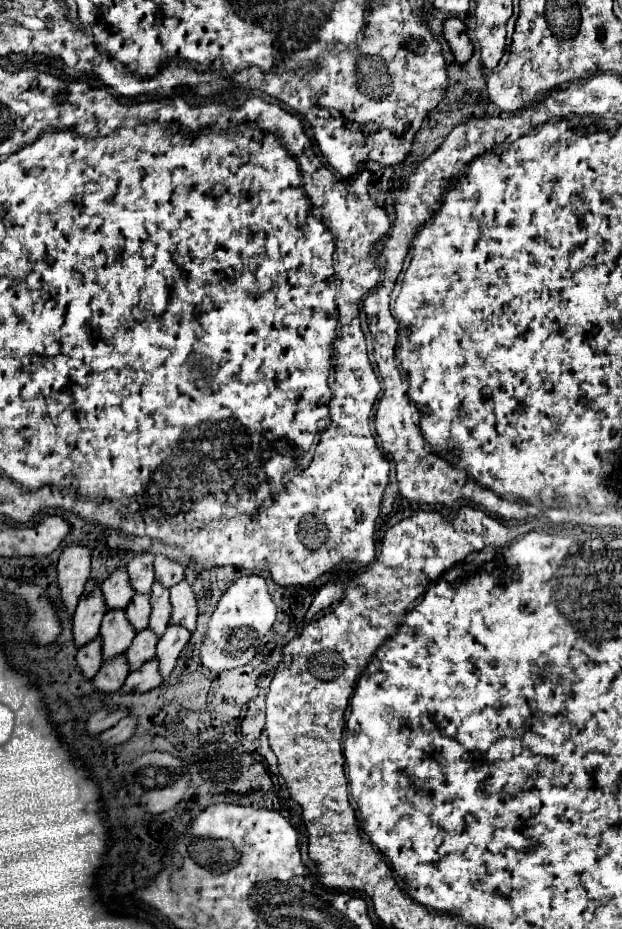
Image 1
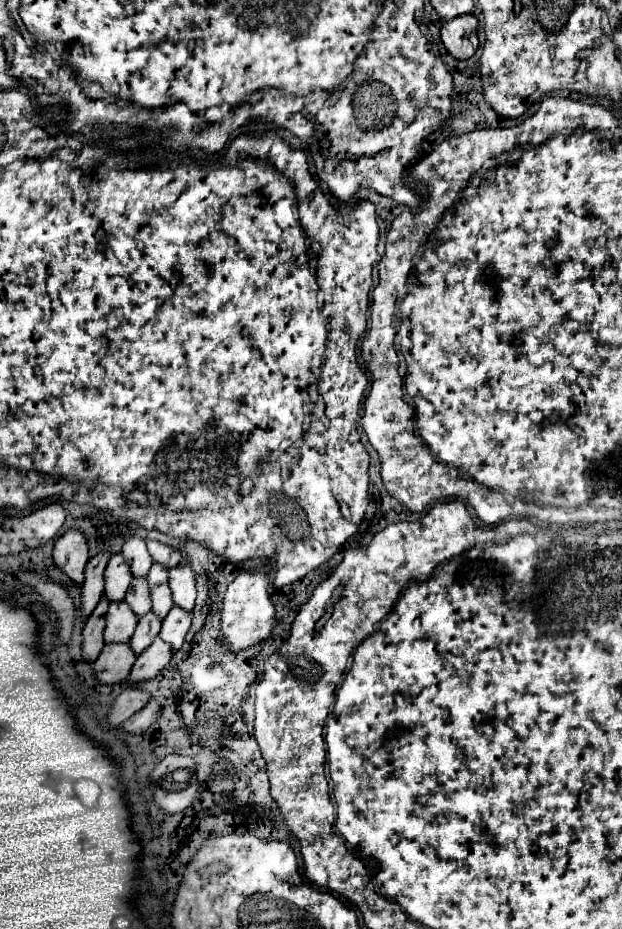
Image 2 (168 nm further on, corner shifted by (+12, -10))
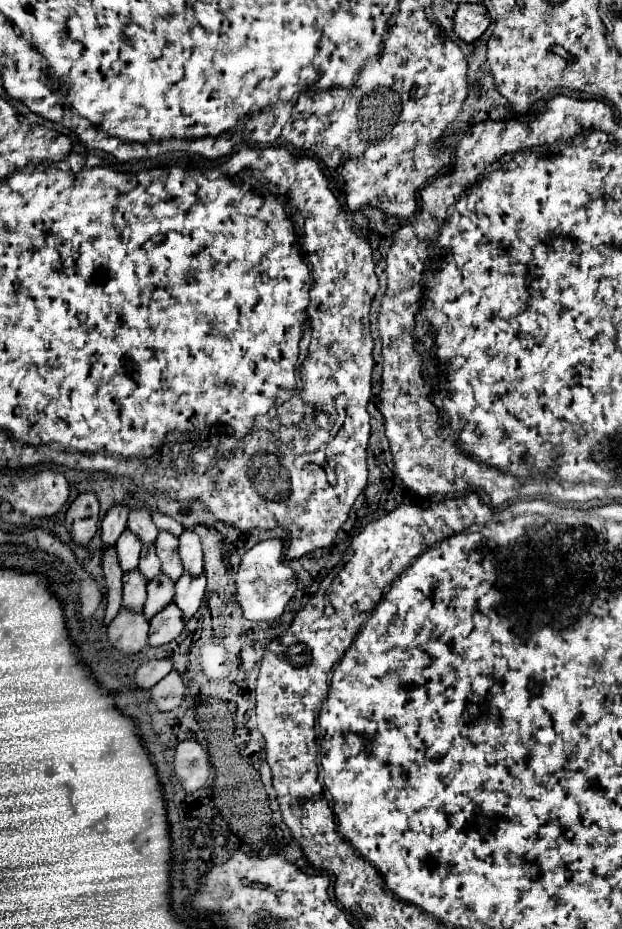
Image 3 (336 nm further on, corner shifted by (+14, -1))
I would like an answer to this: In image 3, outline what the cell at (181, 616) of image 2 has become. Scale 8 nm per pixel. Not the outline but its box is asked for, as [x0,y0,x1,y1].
[174,573,206,621]

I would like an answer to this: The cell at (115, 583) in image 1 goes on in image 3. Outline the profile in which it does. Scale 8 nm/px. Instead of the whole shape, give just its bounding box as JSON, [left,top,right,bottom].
[116,529,142,573]

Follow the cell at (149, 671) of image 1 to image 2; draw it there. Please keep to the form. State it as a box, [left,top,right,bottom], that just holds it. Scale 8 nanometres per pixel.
[130,638,172,682]

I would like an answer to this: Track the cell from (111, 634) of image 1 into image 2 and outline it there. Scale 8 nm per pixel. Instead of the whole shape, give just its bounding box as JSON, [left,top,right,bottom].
[104,602,138,642]

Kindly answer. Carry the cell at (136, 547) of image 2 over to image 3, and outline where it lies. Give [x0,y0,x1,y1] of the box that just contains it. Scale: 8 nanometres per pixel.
[126,511,158,545]

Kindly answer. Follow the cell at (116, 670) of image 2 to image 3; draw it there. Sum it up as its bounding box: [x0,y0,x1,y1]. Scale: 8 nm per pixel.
[108,609,148,655]

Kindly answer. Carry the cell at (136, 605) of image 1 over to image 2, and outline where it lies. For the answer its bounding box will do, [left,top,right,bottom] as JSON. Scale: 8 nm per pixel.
[124,578,152,618]

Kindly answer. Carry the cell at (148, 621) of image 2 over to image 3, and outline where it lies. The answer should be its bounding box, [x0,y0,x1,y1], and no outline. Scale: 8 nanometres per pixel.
[142,573,174,619]

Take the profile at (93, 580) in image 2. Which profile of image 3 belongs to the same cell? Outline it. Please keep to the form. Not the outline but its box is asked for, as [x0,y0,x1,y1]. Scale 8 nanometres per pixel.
[102,505,128,549]

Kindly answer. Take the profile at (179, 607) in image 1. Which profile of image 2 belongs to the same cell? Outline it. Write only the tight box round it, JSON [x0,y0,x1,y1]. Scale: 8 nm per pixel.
[168,558,196,610]

